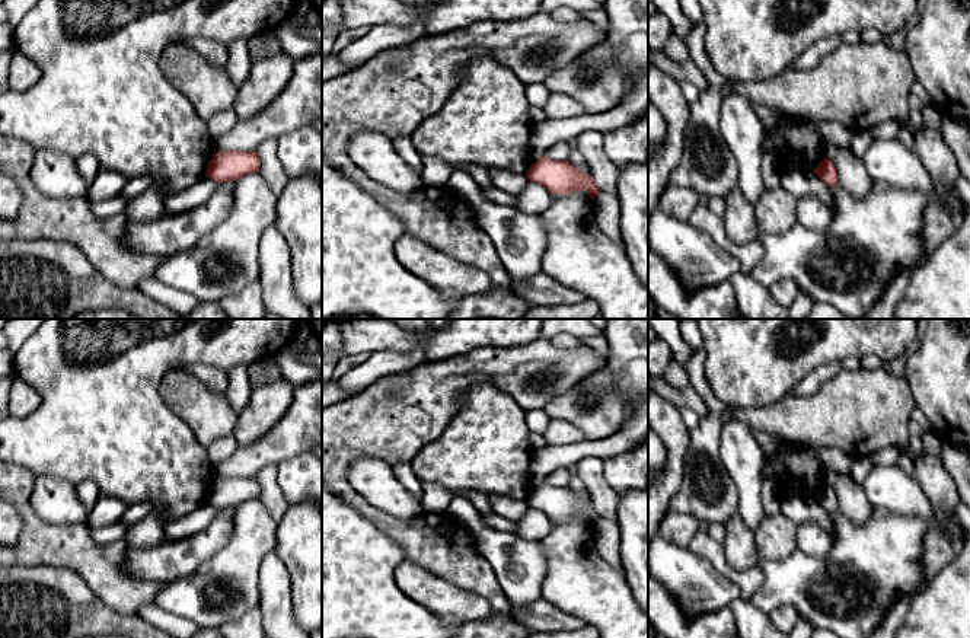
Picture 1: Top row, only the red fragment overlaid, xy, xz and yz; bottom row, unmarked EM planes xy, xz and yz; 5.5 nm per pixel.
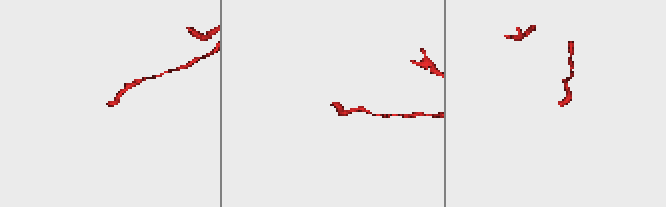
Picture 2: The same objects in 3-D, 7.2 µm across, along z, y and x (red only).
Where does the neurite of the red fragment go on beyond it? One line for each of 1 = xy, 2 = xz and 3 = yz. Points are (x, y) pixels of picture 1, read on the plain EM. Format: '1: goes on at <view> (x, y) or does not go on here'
1: does not go on here
2: does not go on here
3: does not go on here

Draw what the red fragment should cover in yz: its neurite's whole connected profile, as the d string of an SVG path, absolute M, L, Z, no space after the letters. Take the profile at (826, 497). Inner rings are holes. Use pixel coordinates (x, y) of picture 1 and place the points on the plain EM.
M823 485L819 492L813 497L826 511L837 511L837 495L829 485Z

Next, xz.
M546 481L532 489L526 503L530 508L543 511L551 520L571 520L584 516L594 526L600 519L591 500L584 501L568 487L552 487Z

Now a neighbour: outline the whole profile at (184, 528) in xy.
M204 503L188 516L165 524L165 542L176 542L189 539L208 527L210 521L216 517L217 508Z

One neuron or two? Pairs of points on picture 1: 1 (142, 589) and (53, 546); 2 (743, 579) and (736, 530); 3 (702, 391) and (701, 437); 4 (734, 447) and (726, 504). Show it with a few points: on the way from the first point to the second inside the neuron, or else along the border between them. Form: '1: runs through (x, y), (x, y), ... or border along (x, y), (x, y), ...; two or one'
1: runs through (120, 589), (75, 548); one
2: border along (721, 544), (733, 568), (758, 565); two
3: runs through (712, 402), (710, 426); one
4: border along (721, 443), (721, 462), (737, 488), (737, 510); two

